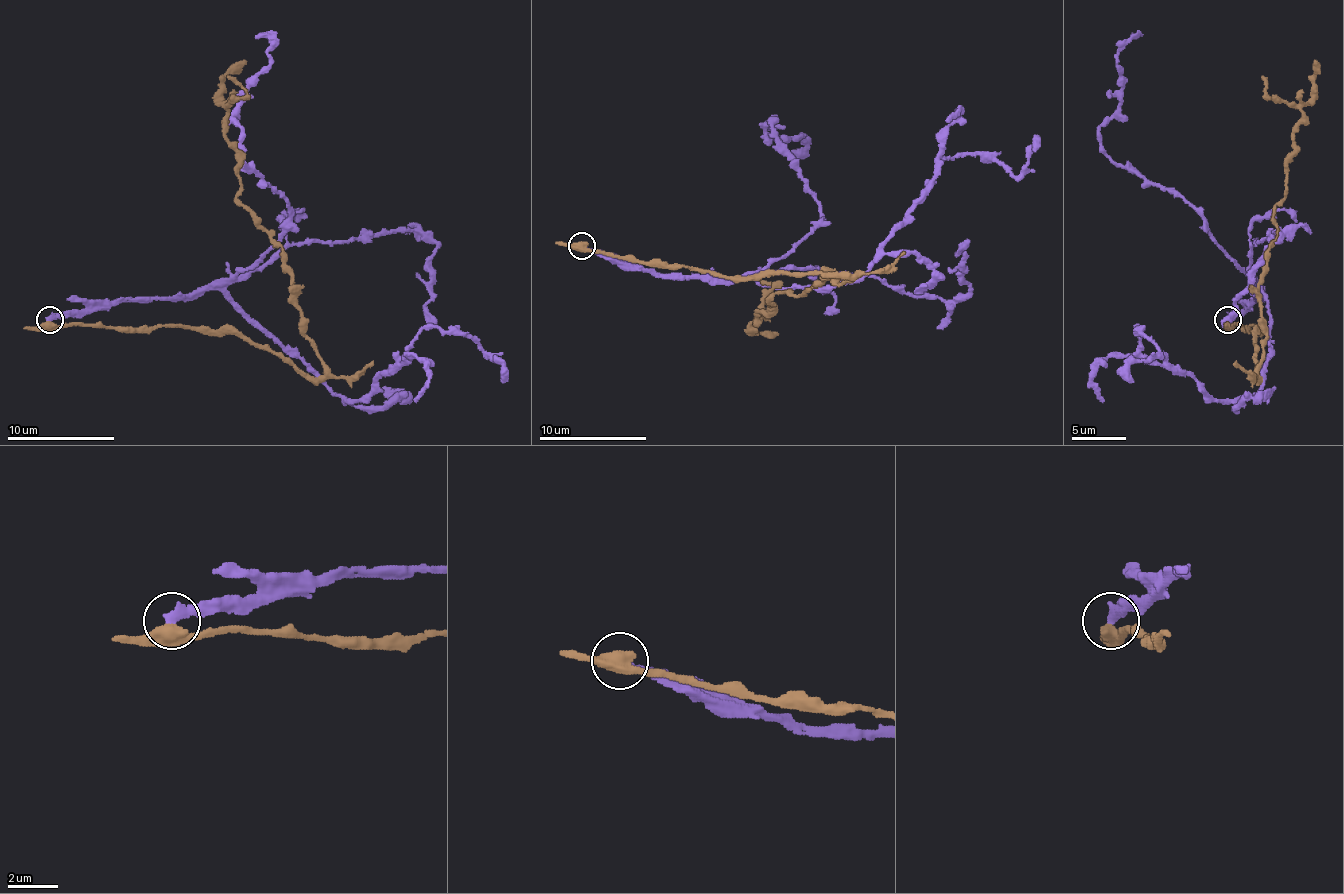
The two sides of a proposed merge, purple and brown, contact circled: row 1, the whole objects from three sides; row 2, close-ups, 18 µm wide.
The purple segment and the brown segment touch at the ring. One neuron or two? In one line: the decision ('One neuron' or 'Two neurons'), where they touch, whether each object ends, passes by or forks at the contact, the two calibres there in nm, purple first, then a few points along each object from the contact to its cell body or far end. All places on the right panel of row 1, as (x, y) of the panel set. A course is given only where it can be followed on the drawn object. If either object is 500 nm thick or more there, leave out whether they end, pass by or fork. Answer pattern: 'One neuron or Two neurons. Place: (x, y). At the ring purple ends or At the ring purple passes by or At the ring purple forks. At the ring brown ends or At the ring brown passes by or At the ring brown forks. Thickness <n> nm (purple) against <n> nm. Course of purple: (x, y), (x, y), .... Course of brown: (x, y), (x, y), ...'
Two neurons. Place: (1228, 320). At the ring purple ends. At the ring brown passes by. Thickness 340 nm (purple) against 480 nm. Course of purple: (1227, 319), (1259, 290), (1270, 360), (1251, 395), (1214, 400), (1146, 357), (1135, 327), (1157, 349), (1127, 381). Course of brown: (1227, 322), (1259, 330), (1257, 379), (1259, 273), (1303, 114), (1276, 104), (1262, 77)

